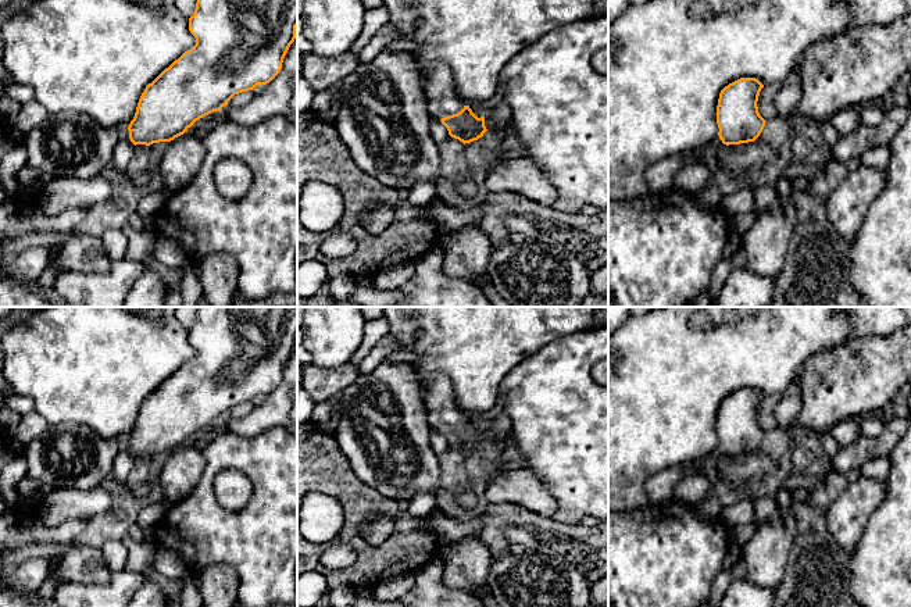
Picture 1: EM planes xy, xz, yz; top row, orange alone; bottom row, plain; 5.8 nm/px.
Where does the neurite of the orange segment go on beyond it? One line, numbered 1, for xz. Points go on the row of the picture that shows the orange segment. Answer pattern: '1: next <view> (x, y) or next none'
1: next xz (442, 100)

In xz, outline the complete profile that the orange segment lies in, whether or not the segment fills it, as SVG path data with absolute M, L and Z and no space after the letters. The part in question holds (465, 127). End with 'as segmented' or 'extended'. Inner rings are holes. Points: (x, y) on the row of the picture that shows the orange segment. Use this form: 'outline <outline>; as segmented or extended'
outline M433 63L428 68L422 75L422 89L431 117L440 119L451 138L465 144L478 140L487 131L485 117L478 118L457 97L451 71L446 64Z; extended

